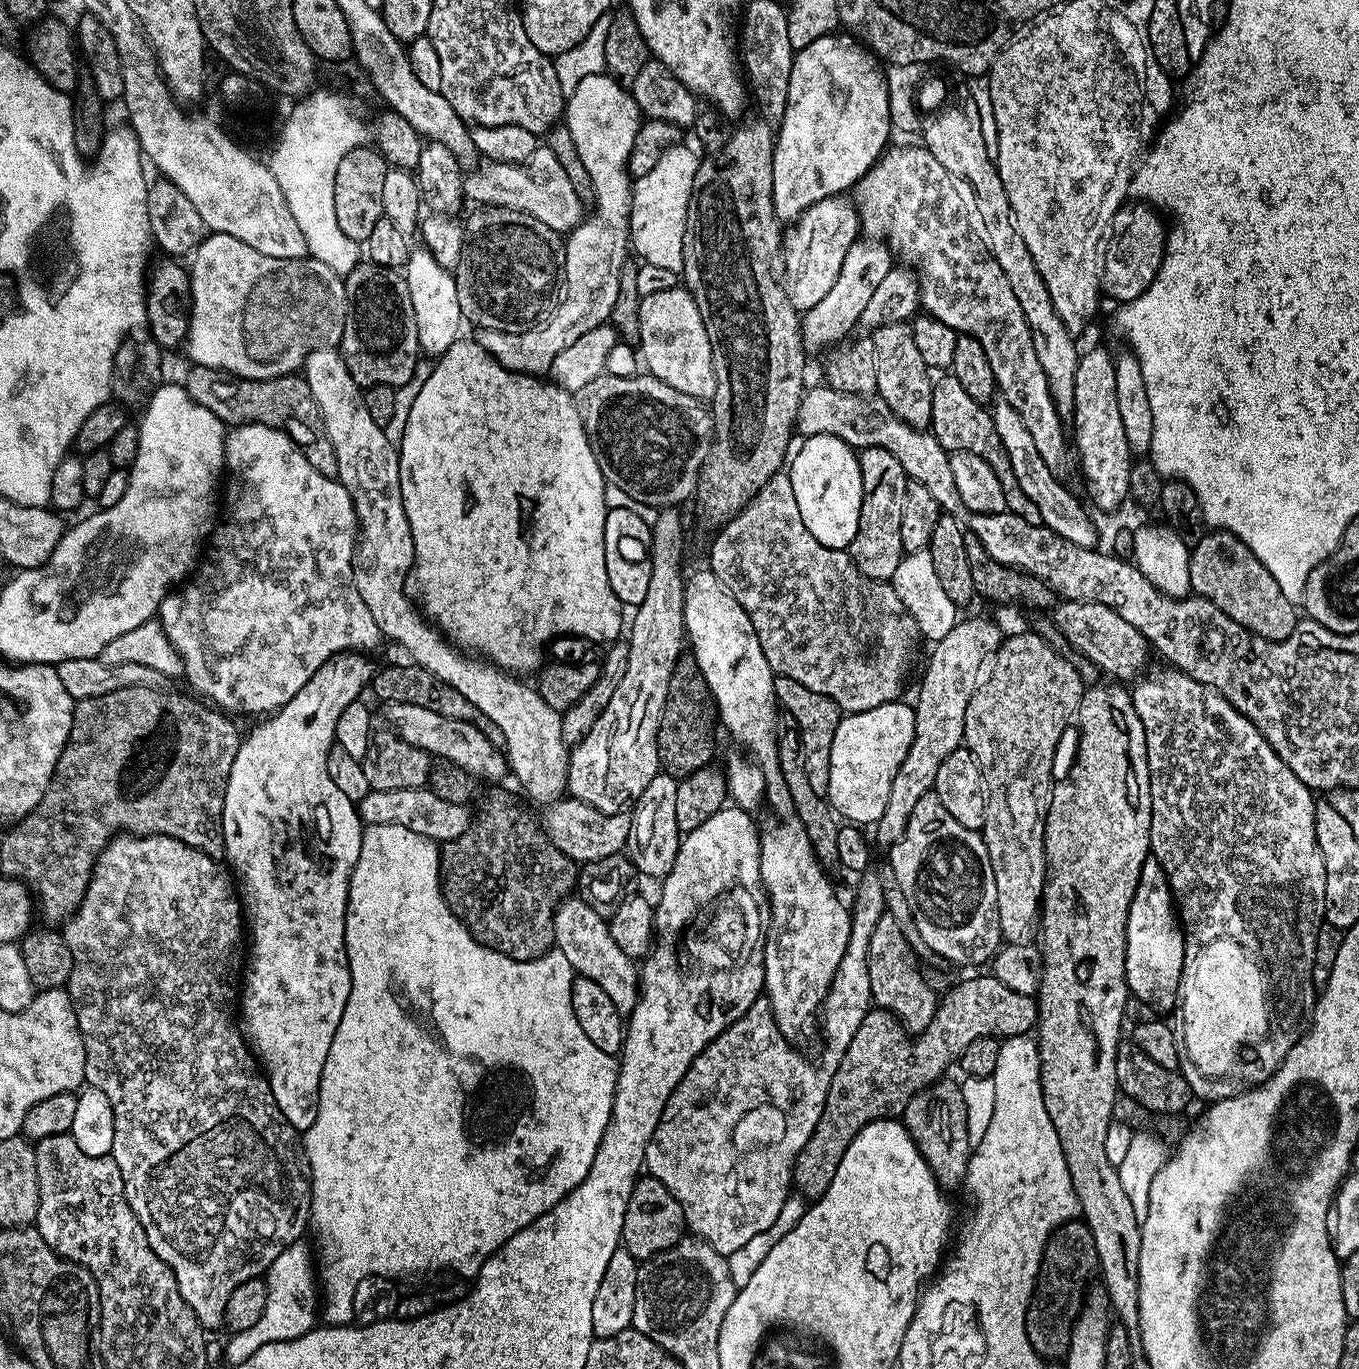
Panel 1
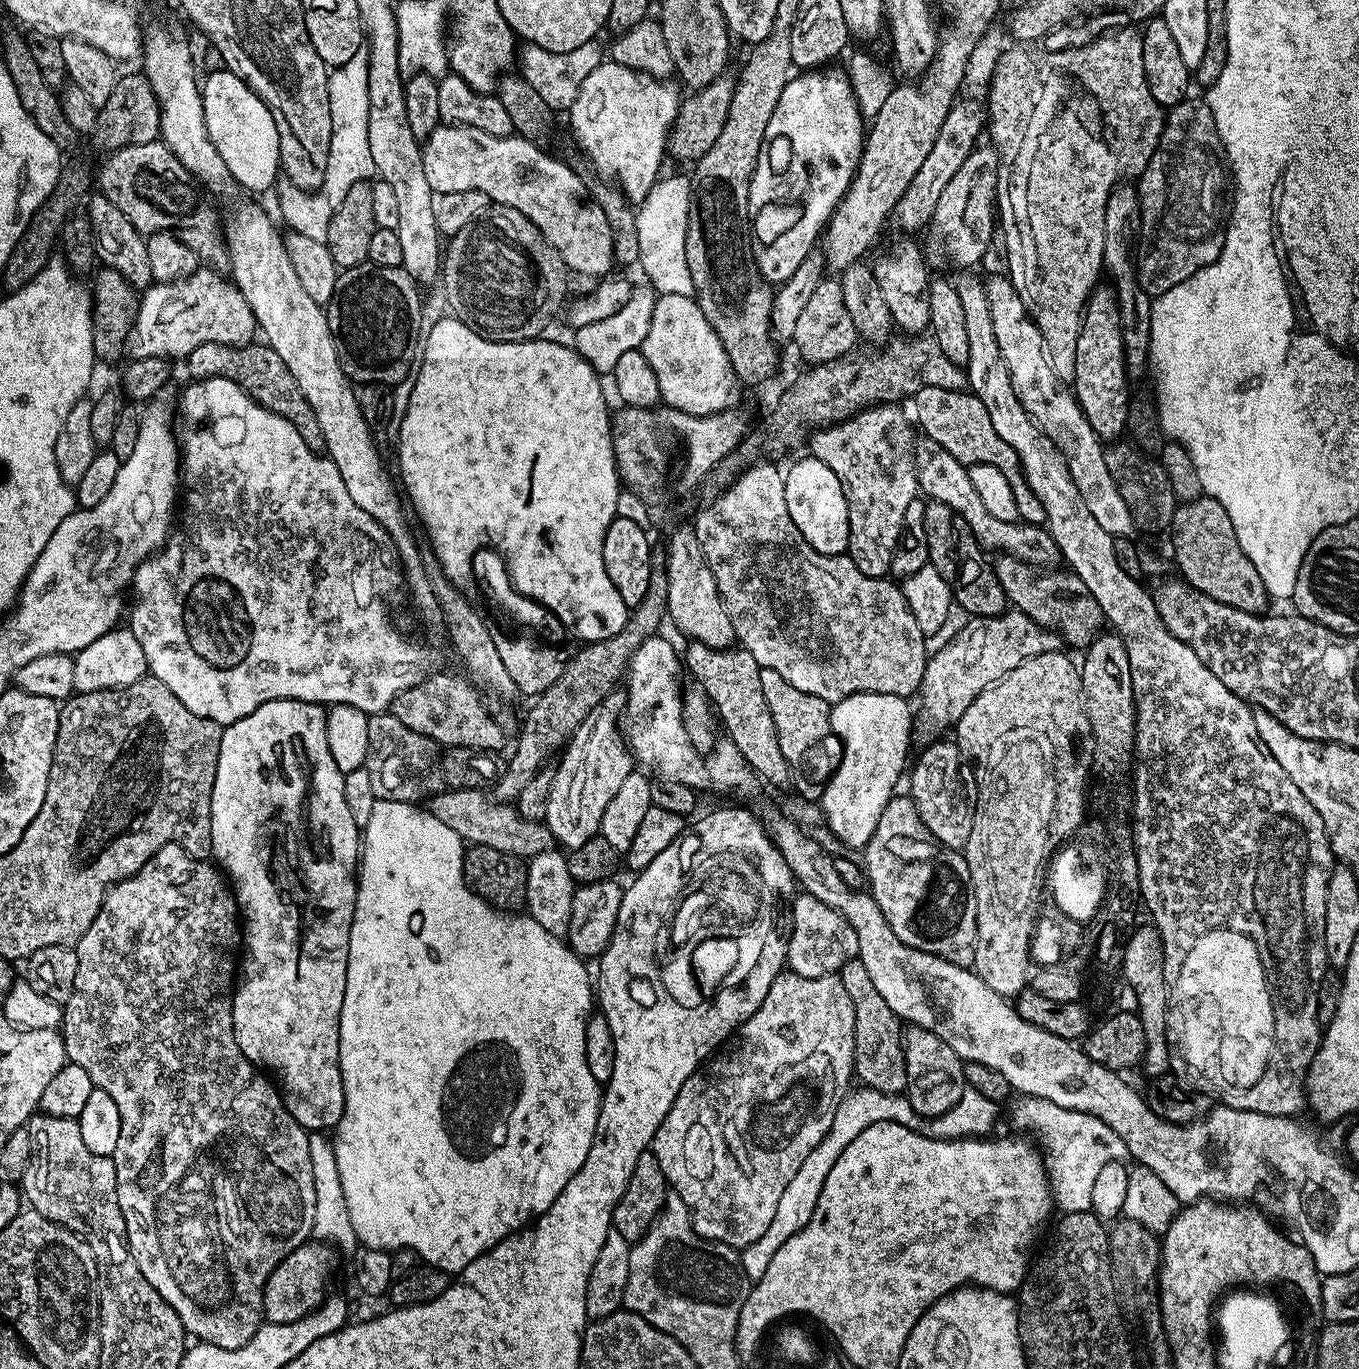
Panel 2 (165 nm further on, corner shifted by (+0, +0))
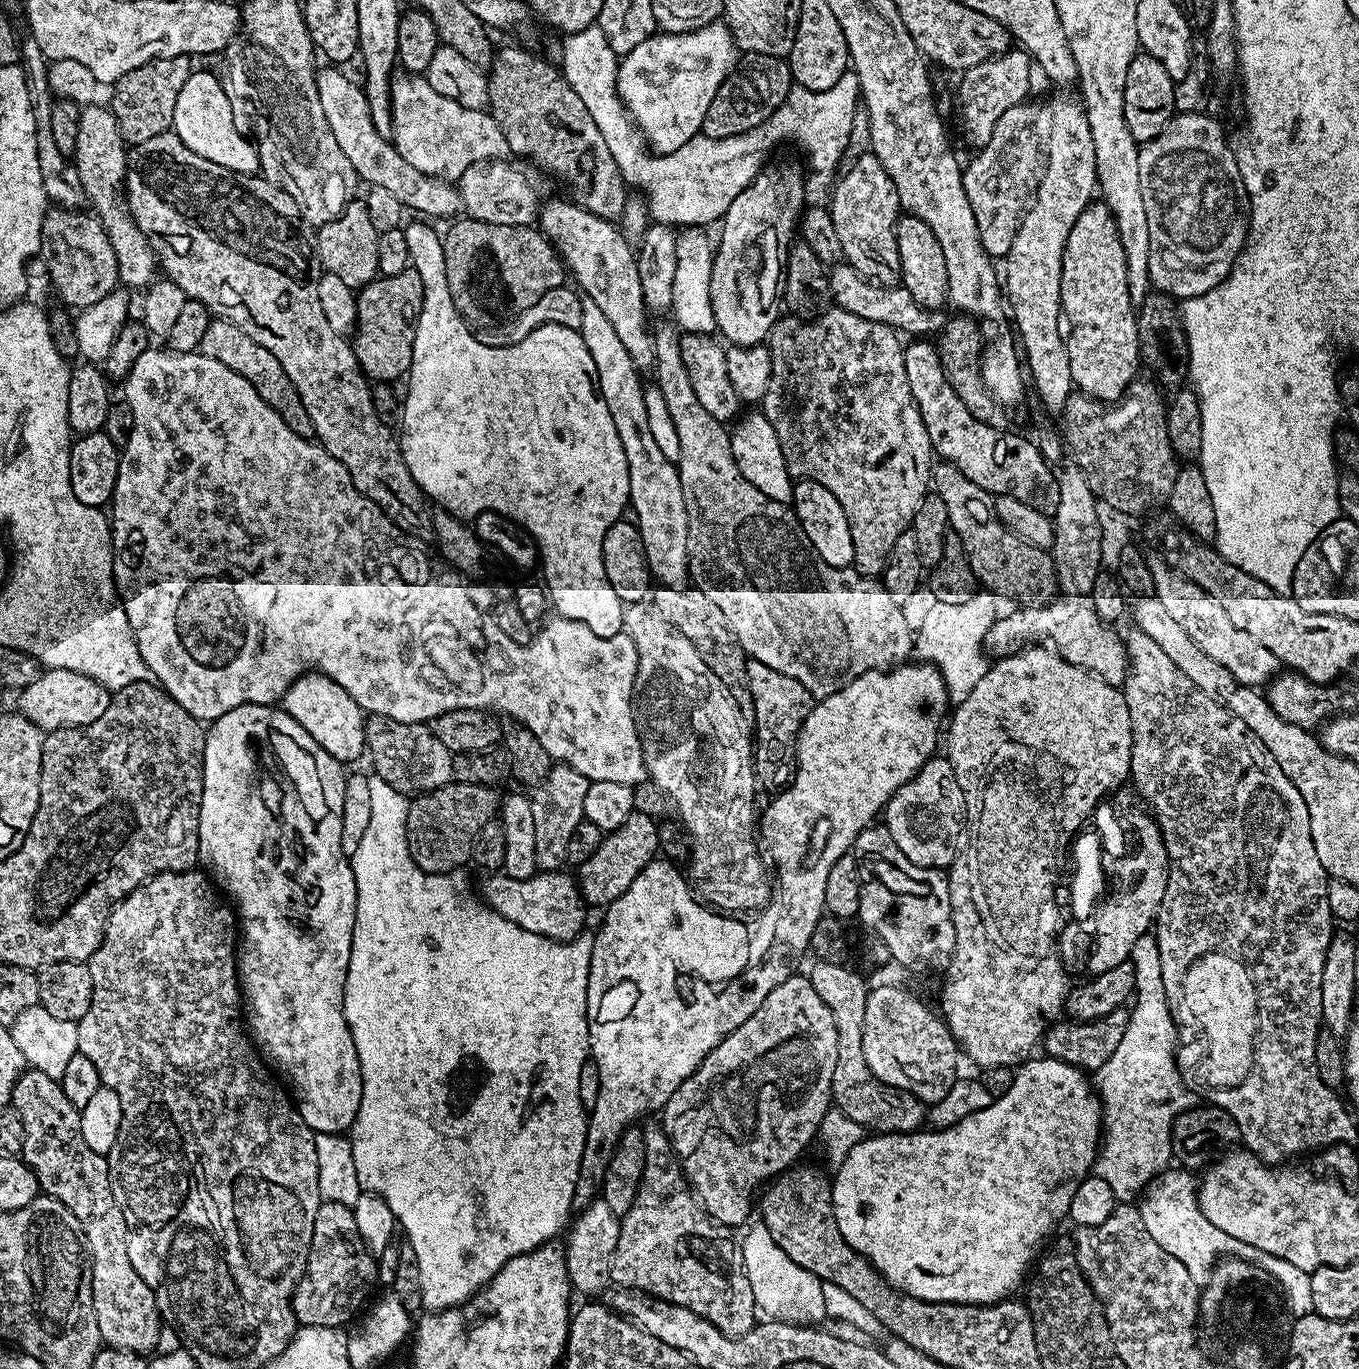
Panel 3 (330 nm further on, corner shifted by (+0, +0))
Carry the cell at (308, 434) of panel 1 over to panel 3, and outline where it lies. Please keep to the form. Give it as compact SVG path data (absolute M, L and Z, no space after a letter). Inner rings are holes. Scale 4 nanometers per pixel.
M209 319L199 351L206 357L222 362L230 370L234 370L234 374L240 374L242 378L246 378L246 382L250 382L250 386L254 386L254 390L262 394L262 398L280 415L282 422L286 422L286 426L294 430L294 434L307 440L315 437L314 422L310 422L310 414L306 414L306 406L302 406L302 398L298 390L294 390L286 370L282 370L282 362L278 362L278 358L274 358L274 354L270 354L266 346L258 346L258 342L254 342L254 338L246 334L246 330L234 326L229 320Z

